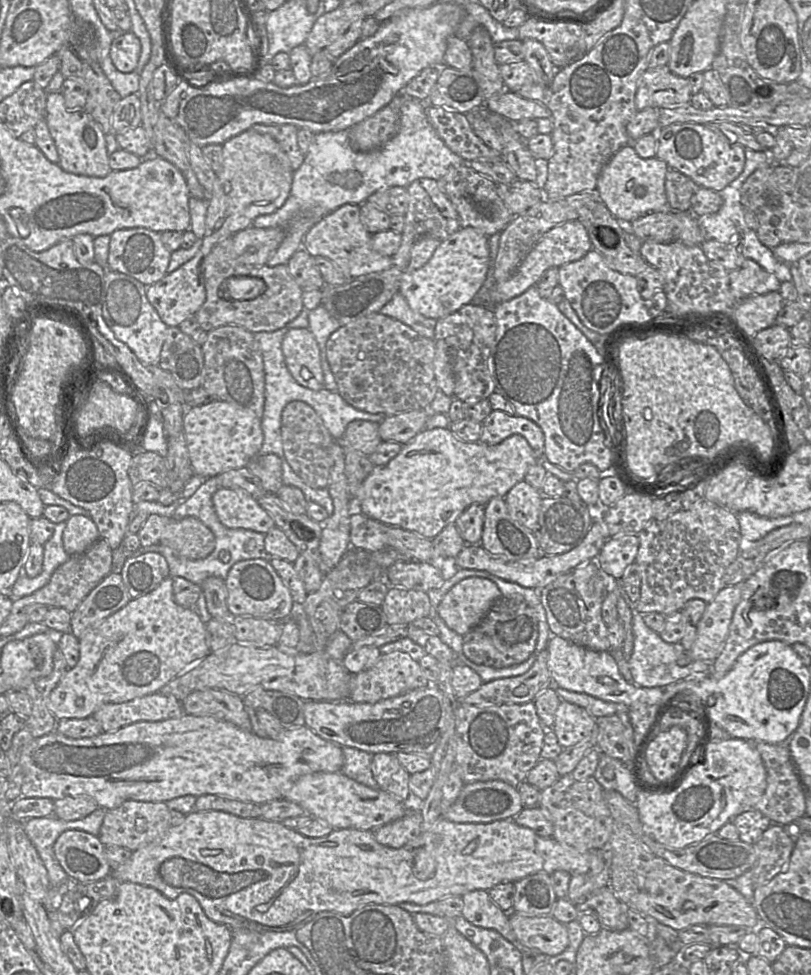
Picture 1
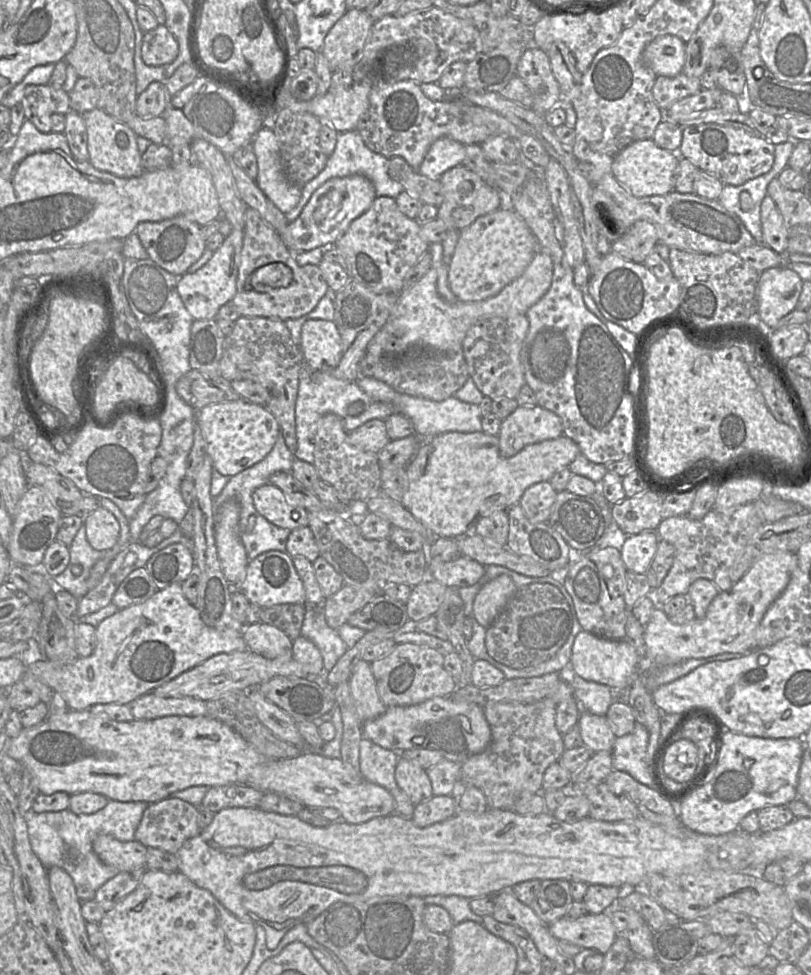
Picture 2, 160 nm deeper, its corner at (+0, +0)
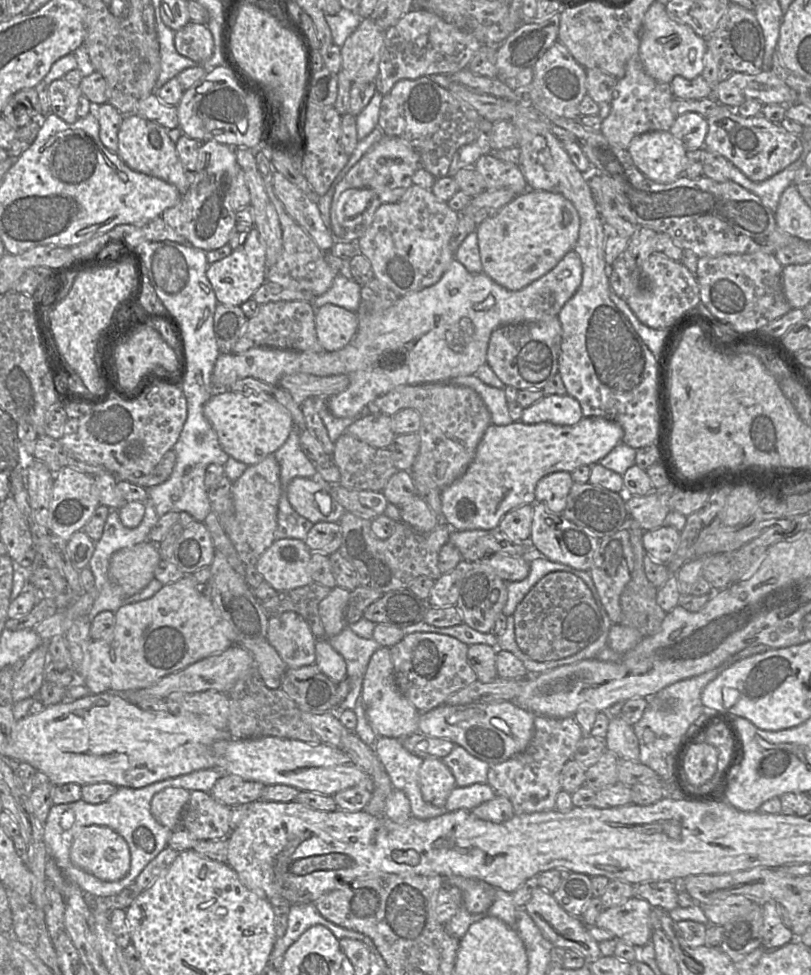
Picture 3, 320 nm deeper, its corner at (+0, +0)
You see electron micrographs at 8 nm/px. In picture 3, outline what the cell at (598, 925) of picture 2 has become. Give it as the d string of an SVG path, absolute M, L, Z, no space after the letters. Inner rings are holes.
M633 896L616 907L604 910L594 925L611 932L617 940L643 947L651 940L653 909L648 901Z

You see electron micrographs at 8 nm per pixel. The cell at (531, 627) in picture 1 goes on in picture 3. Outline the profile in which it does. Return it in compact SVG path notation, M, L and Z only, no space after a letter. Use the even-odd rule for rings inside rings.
M557 571L545 575L527 593L512 614L515 640L532 660L544 662L571 656L595 640L613 625L598 597L576 575Z

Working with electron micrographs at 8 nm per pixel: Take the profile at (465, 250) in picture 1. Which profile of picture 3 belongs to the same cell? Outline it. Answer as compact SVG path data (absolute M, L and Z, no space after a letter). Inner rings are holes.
M526 190L477 226L481 272L507 290L521 290L555 268L574 249L579 229L579 214L564 196Z

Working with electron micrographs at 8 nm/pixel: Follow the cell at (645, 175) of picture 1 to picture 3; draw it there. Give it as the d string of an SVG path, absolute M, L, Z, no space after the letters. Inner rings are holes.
M669 131L637 135L627 150L638 170L651 181L669 184L684 175L688 150Z

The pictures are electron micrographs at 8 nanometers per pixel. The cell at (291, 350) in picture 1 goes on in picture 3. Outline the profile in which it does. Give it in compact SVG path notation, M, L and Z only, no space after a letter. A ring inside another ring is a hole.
M325 304L316 309L315 329L322 349L337 351L349 344L359 329L356 312L340 306Z

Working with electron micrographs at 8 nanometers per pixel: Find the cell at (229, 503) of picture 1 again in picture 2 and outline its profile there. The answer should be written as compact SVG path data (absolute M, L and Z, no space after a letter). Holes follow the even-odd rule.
M269 483L257 488L252 498L258 515L289 530L307 526L313 512L303 506L289 504L283 491Z

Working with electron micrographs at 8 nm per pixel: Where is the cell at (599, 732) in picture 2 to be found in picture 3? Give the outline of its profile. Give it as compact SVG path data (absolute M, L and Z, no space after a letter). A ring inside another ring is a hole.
M611 718L605 736L607 751L615 754L618 759L639 760L639 741L633 726L623 718Z

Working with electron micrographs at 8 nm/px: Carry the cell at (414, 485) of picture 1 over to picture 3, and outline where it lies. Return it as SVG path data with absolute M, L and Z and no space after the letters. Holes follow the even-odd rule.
M584 417L574 425L549 422L525 424L521 421L502 426L491 424L480 440L465 473L442 490L442 519L453 531L497 529L501 519L509 511L521 505L535 503L535 488L544 476L559 471L571 473L579 466L593 465L621 443L622 438L622 427L601 417Z

